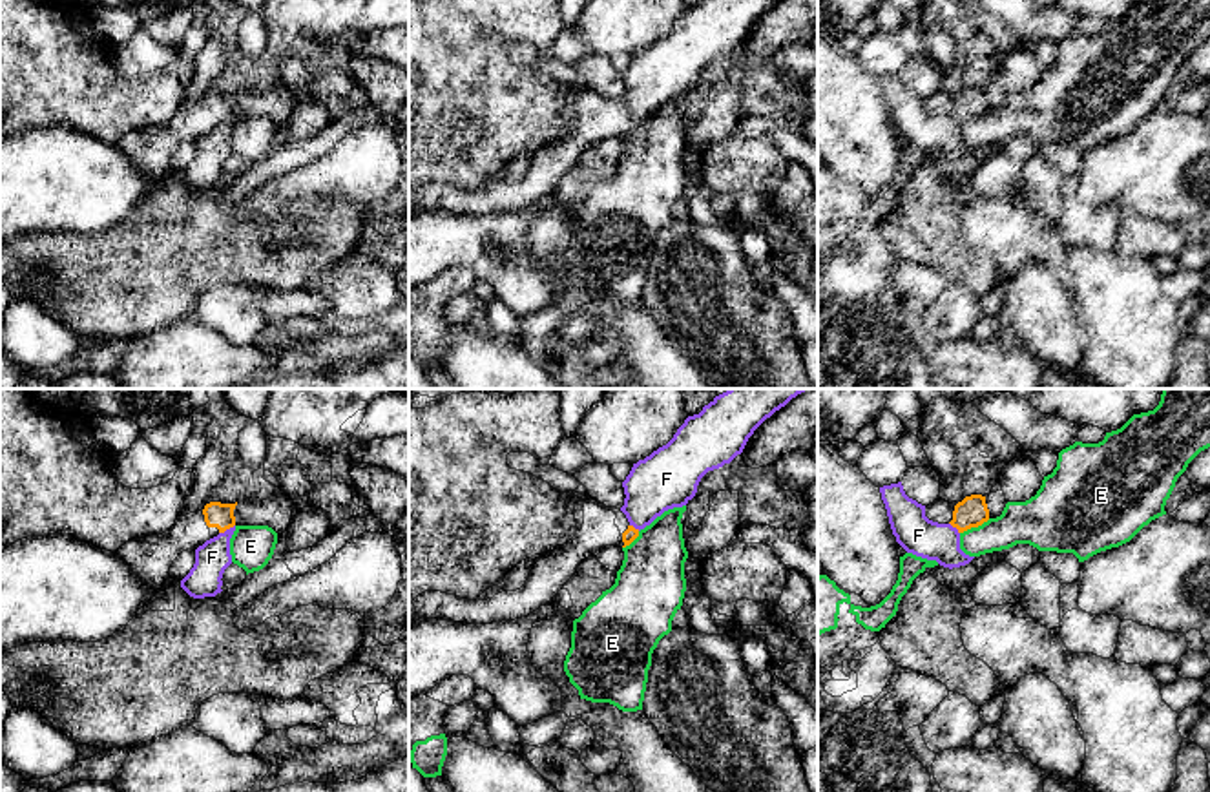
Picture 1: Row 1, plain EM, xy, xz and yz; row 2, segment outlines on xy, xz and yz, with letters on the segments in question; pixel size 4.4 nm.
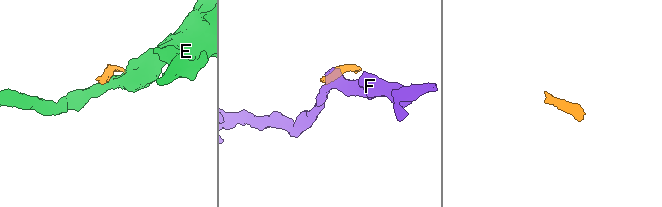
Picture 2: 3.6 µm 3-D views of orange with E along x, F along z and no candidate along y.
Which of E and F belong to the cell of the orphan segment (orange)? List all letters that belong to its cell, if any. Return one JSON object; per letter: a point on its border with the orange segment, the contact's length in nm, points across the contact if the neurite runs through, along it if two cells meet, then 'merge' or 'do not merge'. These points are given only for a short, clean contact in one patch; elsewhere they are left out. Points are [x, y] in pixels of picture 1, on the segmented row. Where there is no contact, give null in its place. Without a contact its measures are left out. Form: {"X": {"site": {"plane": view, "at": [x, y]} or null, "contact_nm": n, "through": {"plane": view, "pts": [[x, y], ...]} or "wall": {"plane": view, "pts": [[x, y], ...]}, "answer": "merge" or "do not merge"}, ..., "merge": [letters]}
{"E": {"site": {"plane": "yz", "at": [975, 526]}, "contact_nm": 150, "wall": {"plane": "yz", "pts": [[990, 519], [960, 533]]}, "answer": "do not merge"}, "F": {"site": {"plane": "xy", "at": [227, 528]}, "contact_nm": 80, "wall": {"plane": "xy", "pts": [[234, 524], [219, 533]]}, "answer": "do not merge"}, "merge": []}

